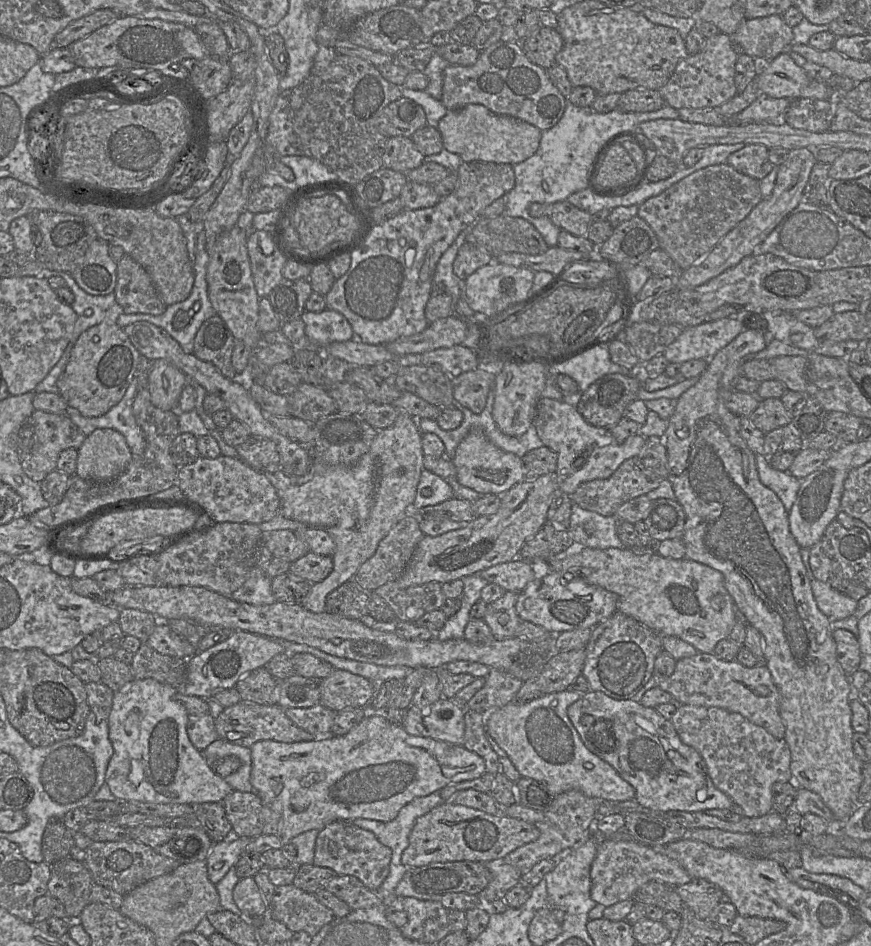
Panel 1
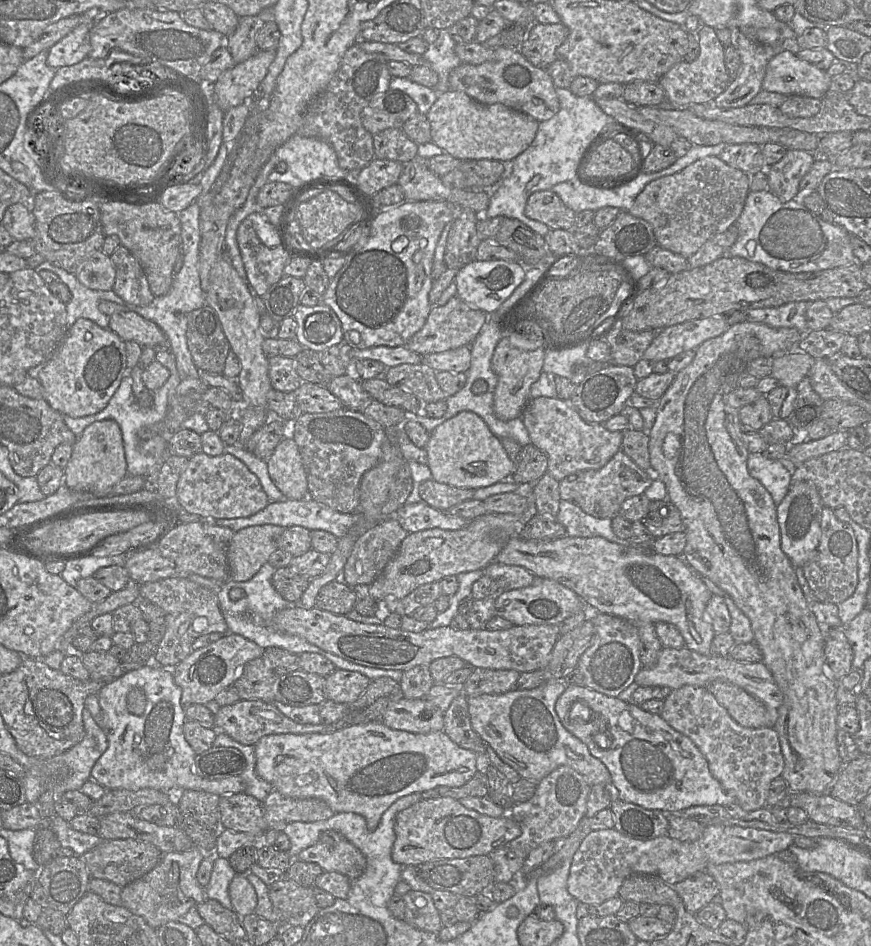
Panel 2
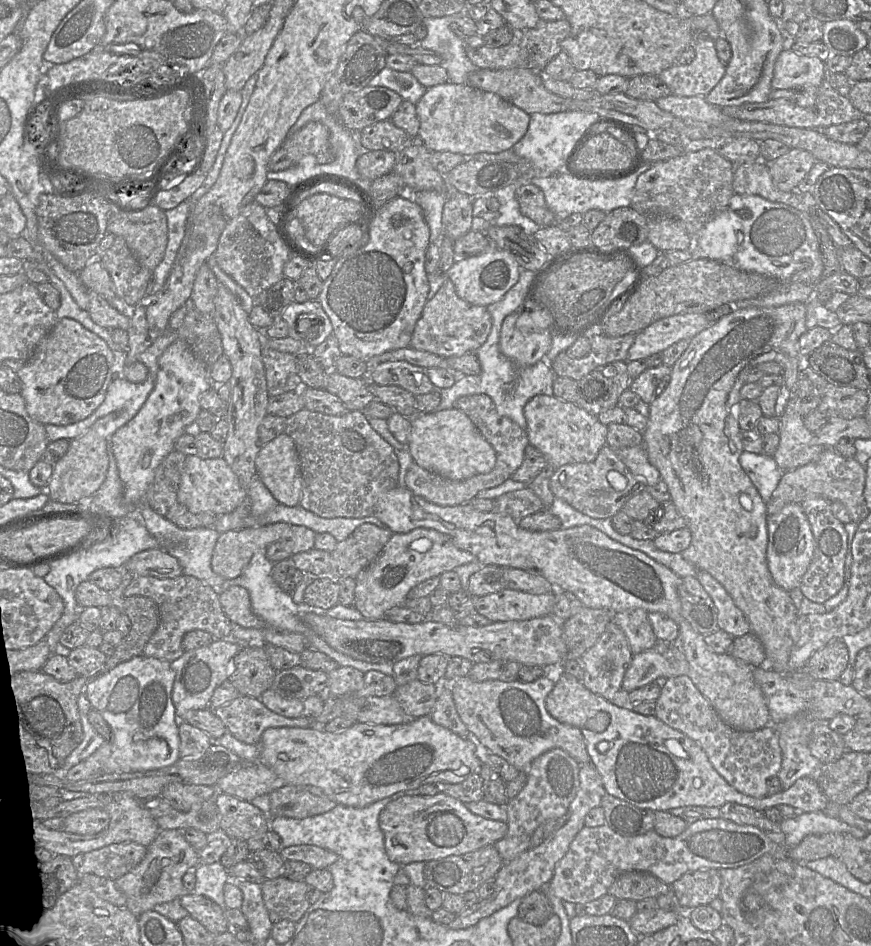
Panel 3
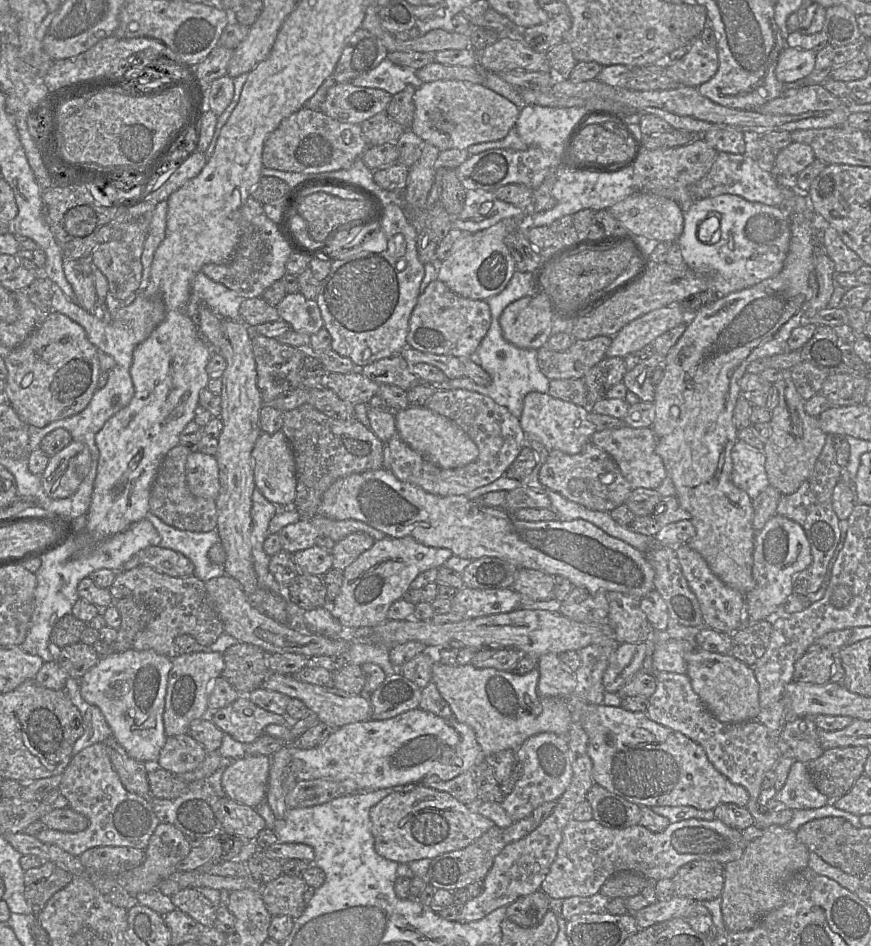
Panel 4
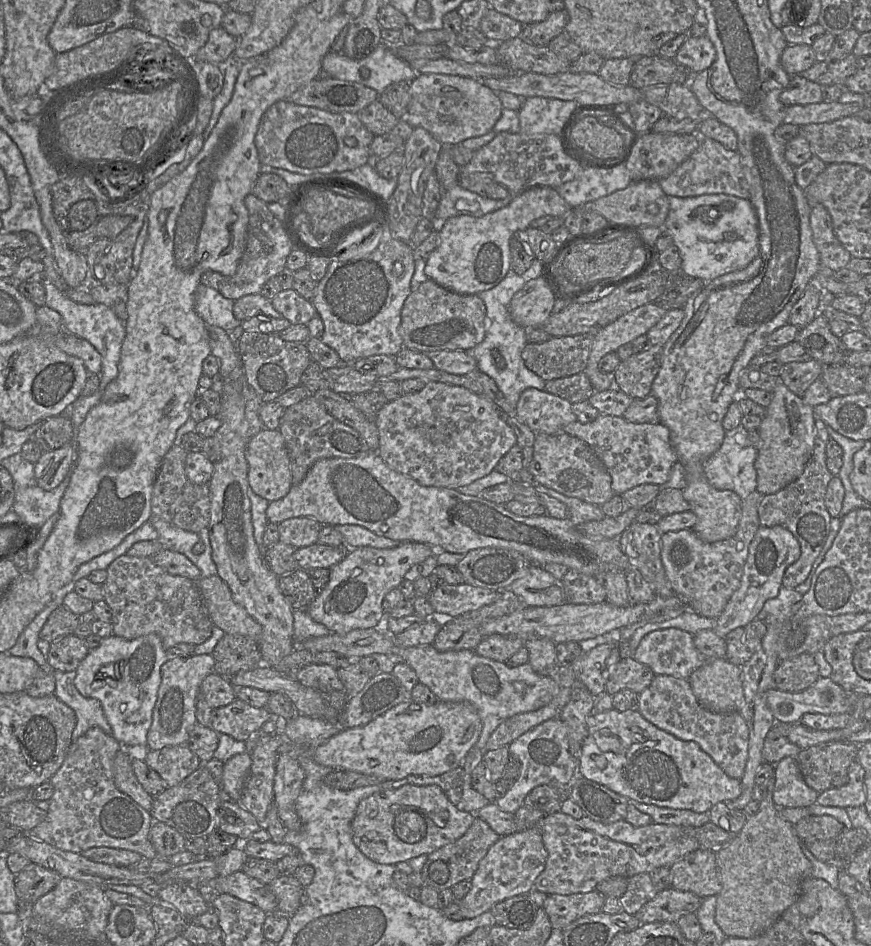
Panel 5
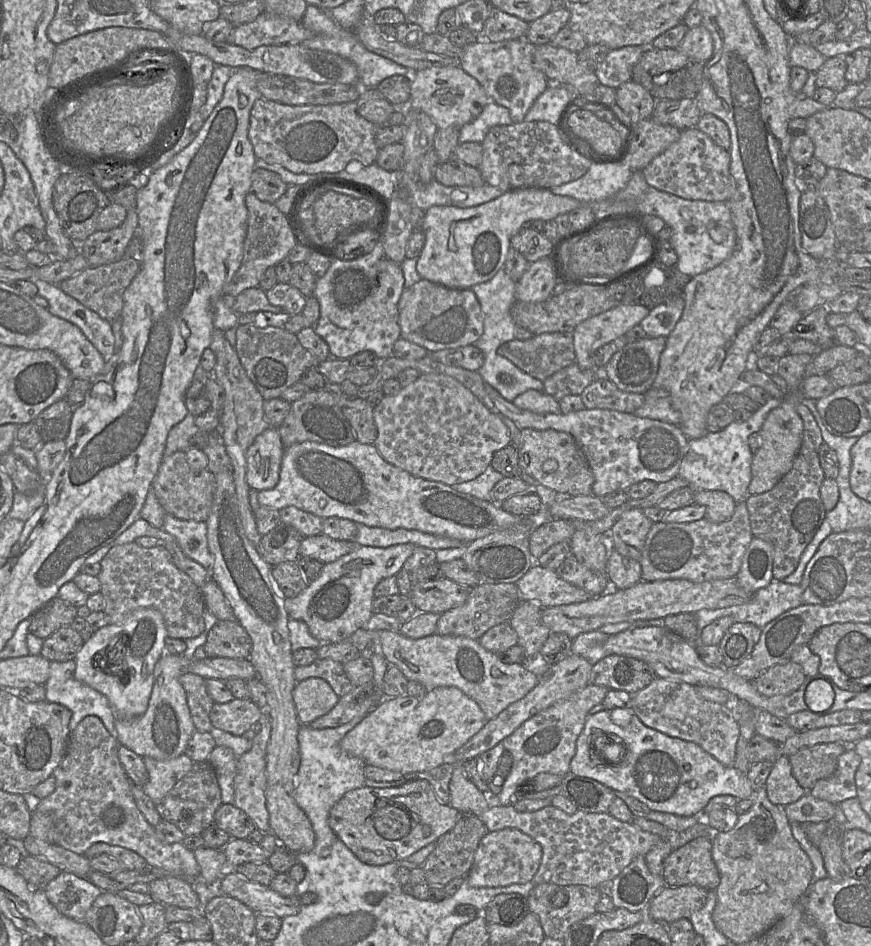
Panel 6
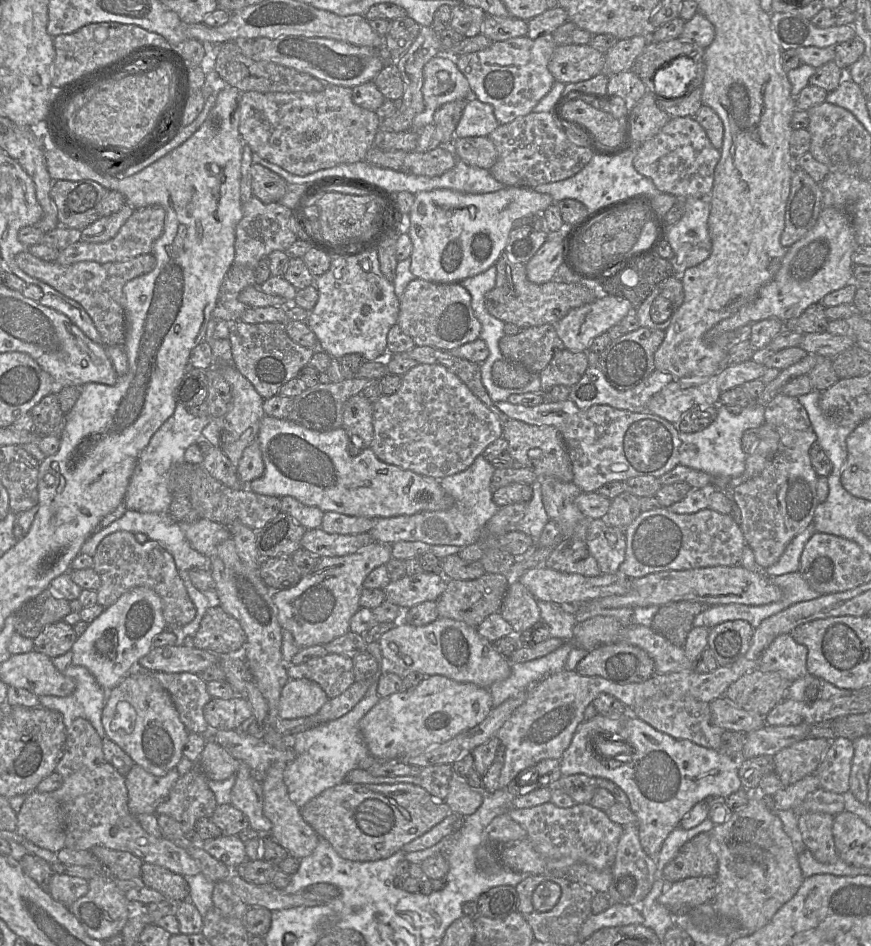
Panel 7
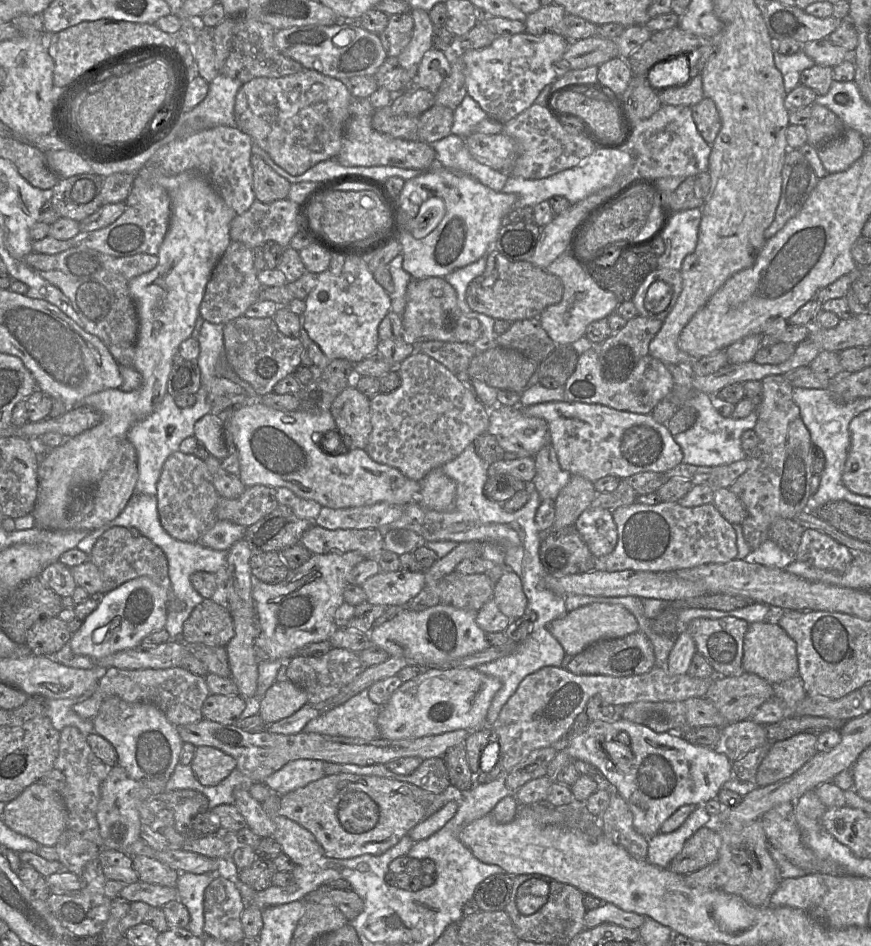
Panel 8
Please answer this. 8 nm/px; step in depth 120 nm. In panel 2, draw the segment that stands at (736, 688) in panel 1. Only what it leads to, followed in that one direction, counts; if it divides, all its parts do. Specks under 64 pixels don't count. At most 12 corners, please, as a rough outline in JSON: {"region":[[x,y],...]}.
{"region":[[666,648],[639,687],[734,684],[759,700],[774,728],[783,695],[762,661]]}

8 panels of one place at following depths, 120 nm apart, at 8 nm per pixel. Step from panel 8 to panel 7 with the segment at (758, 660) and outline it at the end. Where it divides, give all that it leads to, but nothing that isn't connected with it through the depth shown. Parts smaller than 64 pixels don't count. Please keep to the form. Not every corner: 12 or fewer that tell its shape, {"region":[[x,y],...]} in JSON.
{"region":[[776,637],[758,670],[790,682],[808,674],[807,648],[791,637]]}

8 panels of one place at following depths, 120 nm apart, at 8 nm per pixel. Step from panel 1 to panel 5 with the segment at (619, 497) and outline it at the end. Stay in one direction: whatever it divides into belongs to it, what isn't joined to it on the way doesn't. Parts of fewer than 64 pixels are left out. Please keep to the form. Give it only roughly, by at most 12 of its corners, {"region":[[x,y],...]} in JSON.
{"region":[[535,434],[538,483],[599,507],[611,476],[585,441]]}

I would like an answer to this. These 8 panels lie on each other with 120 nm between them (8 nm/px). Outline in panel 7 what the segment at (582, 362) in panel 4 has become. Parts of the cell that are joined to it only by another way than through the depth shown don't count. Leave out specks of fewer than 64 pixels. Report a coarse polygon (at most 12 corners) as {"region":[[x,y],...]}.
{"region":[[552,324],[505,335],[506,359],[538,374],[565,348]]}

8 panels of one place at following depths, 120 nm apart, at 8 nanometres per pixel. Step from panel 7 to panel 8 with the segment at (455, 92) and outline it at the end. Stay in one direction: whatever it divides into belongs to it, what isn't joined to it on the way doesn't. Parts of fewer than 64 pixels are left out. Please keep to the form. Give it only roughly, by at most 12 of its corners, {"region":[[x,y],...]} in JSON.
{"region":[[426,51],[415,86],[436,93],[451,71],[451,54]]}

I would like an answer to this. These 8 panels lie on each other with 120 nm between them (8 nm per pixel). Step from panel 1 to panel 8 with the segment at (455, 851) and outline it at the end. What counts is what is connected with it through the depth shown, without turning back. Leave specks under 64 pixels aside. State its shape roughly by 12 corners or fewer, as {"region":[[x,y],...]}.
{"region":[[350,773],[280,800],[325,856],[381,855],[462,792]]}

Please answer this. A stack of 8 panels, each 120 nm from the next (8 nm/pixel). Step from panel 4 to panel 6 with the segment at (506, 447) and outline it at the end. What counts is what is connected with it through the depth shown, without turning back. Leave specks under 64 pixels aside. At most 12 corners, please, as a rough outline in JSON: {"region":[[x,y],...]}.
{"region":[[421,374],[373,409],[373,445],[452,486],[511,443],[458,380]]}

